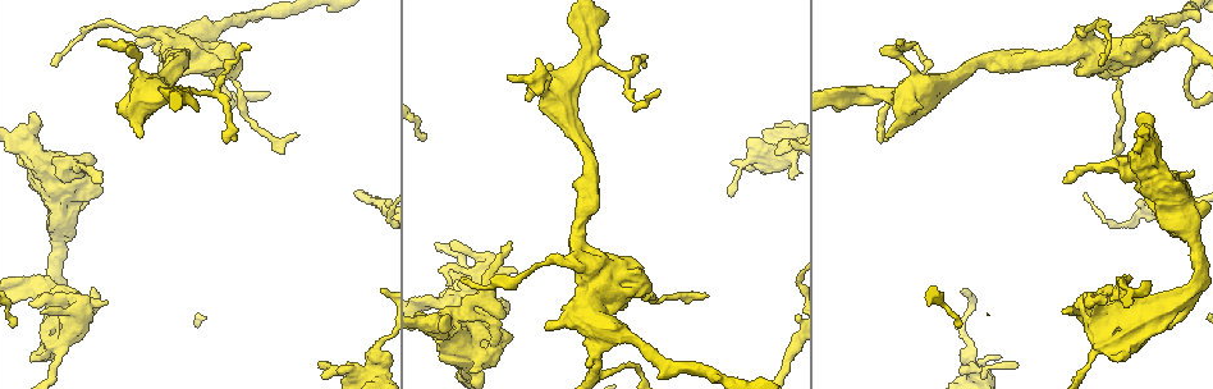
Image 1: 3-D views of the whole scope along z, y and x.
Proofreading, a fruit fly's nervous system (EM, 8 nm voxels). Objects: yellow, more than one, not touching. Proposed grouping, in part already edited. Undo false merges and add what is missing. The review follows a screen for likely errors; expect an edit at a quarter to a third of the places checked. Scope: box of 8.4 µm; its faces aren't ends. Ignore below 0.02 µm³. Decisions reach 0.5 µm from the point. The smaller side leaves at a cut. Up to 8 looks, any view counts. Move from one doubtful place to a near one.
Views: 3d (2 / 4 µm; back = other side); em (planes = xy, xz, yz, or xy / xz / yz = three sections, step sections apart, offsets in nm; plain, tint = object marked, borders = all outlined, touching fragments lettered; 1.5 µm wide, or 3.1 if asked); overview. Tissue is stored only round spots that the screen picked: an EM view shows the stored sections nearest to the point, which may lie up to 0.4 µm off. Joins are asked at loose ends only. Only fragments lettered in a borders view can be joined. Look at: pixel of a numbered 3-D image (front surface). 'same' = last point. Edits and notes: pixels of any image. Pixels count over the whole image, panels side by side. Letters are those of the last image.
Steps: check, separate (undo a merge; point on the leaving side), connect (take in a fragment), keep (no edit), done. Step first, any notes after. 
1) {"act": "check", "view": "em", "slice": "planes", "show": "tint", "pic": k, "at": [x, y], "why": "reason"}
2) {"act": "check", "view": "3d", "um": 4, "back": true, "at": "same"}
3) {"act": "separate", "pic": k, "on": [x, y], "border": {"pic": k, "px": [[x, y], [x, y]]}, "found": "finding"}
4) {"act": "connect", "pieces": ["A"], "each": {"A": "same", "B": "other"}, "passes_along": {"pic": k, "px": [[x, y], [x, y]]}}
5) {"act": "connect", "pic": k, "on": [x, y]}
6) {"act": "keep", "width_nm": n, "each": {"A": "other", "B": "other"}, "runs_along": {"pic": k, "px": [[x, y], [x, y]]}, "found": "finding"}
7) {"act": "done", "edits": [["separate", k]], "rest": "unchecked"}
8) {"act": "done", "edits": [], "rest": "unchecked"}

{"act": "check", "view": "em", "slice": "planes", "show": "tint", "pic": 1, "at": [101, 46], "why": "thin end"}

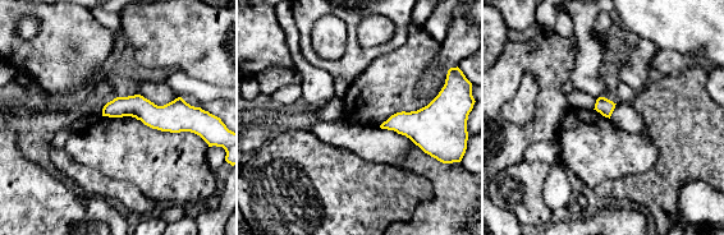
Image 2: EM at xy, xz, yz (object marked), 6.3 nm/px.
{"act": "check", "view": "em", "slice": "planes", "show": "borders", "at": "same"}

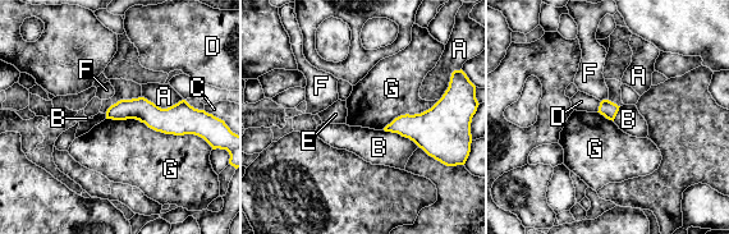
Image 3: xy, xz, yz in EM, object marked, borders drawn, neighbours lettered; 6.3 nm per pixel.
{"act": "keep", "longest_contact_nm": ["G", 650], "each": {"A": "other", "B": "other", "C": "other", "D": "other", "E": "other", "F": "other", "G": "other"}, "border": {"pic": 3, "px": [[106, 118], [138, 119], [205, 141]]}, "found": "none of them fits"}

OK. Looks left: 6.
{"act": "check", "view": "3d", "um": 2, "pic": 1, "at": [59, 253], "why": "calibre changes"}

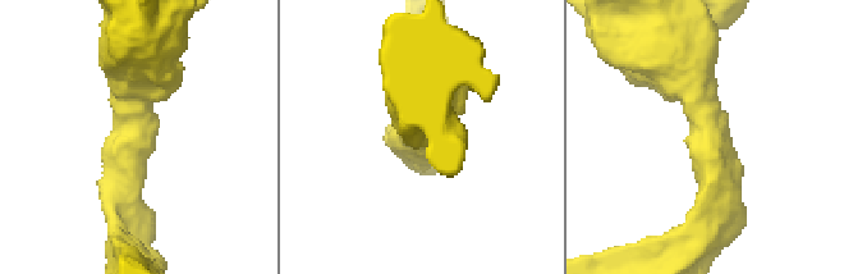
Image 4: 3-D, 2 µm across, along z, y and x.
{"act": "check", "view": "em", "slice": "xy", "step": 4, "show": "tint", "pic": 4, "at": [713, 135], "arm_widths_nm": [220, 480]}

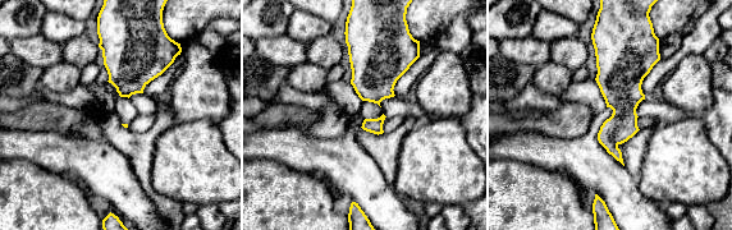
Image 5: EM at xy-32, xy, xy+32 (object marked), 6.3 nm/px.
{"act": "check", "view": "em", "slice": "xz", "step": 8, "show": "borders", "at": "same"}

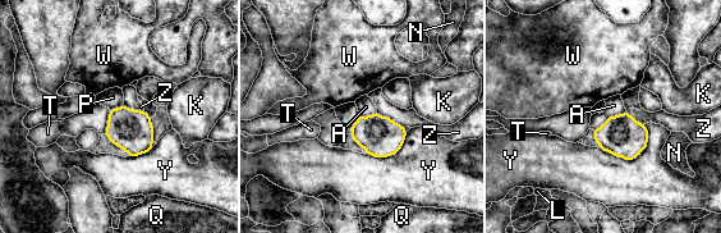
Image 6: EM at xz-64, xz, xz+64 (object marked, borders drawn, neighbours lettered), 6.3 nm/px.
{"act": "keep", "each": {"A": "other", "K": "other", "L": "other", "N": "other", "P": "other", "Q": "other", "T": "other", "W": "other", "Y": "other", "Z": "other"}, "border": {"pic": 6, "px": [[648, 131], [632, 159], [601, 147]]}, "found": "continuous, no second neuron"}

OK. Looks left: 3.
{"act": "check", "view": "em", "slice": "planes", "show": "plain", "pic": 1, "at": [232, 98], "why": "sharp bend"}

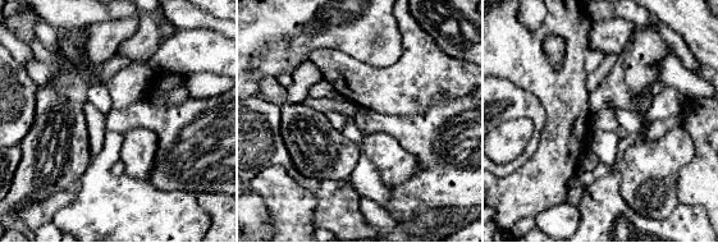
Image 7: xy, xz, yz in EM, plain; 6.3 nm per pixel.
{"act": "check", "view": "em", "slice": "planes", "show": "borders", "at": "same"}

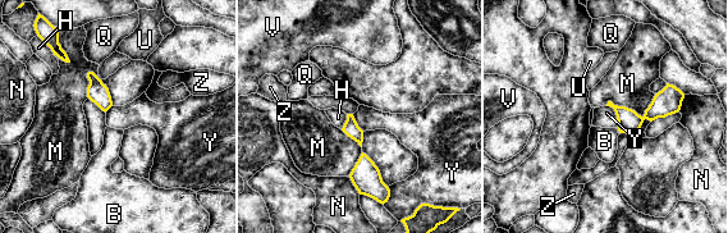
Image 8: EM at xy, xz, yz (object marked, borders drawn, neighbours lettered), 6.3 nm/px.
{"act": "keep", "each": {"B": "other", "H": "other", "M": "other", "N": "other", "Q": "other", "U": "other", "V": "other", "Y": "other", "Z": "other"}, "runs_along": {"pic": 8, "px": [[680, 95], [622, 129]]}, "found": "continuous, no second neuron"}

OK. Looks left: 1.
{"act": "done", "edits": [], "rest": "unchecked"}

